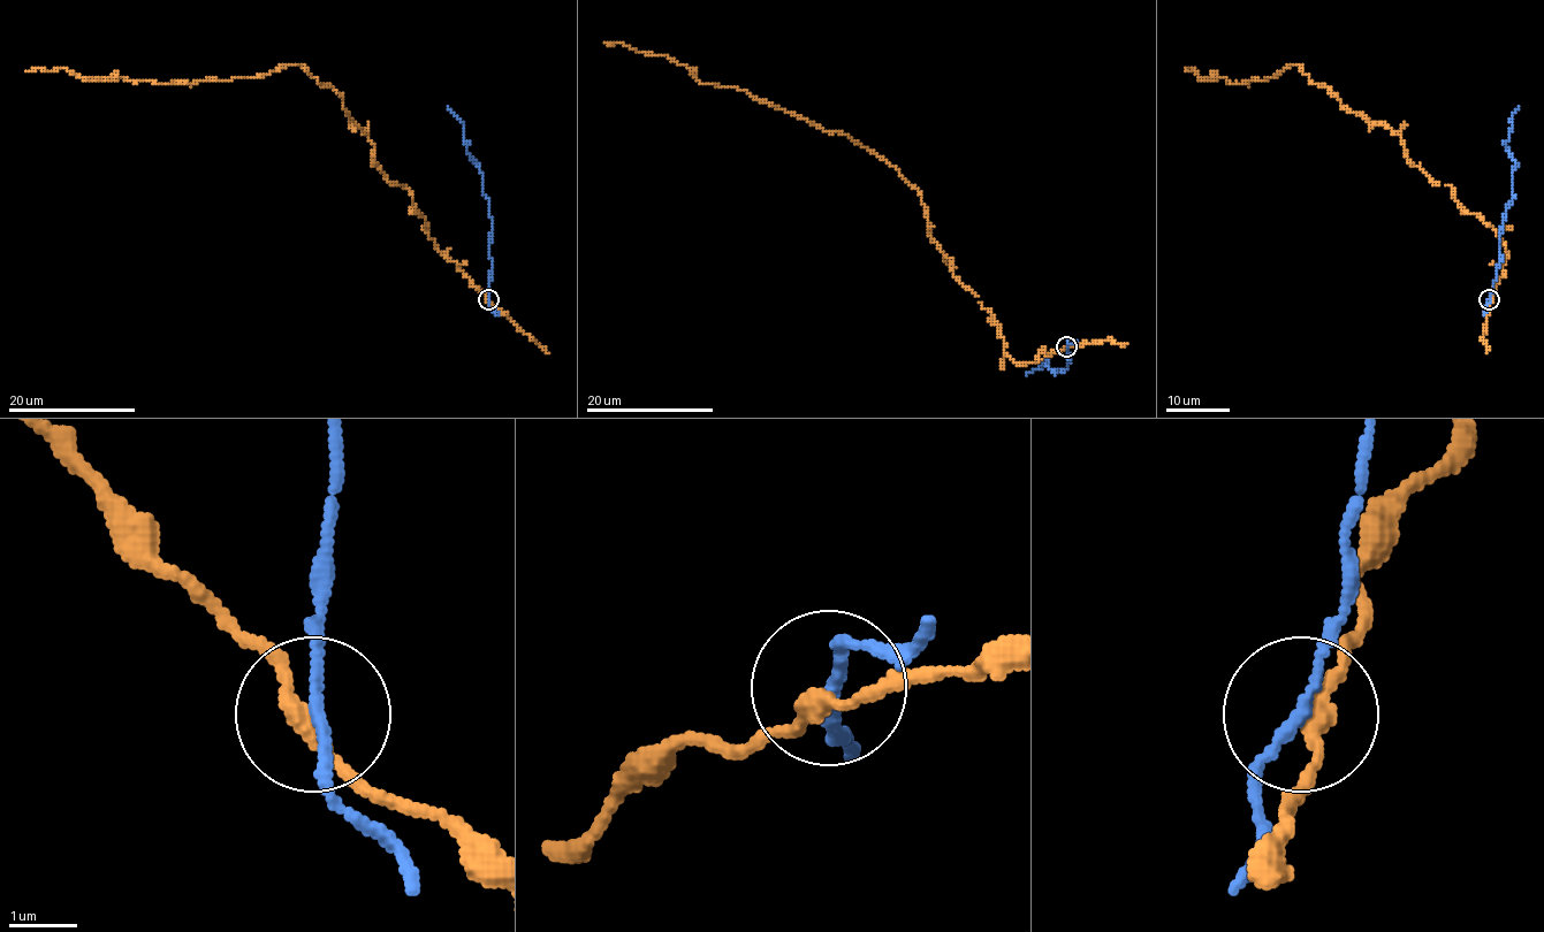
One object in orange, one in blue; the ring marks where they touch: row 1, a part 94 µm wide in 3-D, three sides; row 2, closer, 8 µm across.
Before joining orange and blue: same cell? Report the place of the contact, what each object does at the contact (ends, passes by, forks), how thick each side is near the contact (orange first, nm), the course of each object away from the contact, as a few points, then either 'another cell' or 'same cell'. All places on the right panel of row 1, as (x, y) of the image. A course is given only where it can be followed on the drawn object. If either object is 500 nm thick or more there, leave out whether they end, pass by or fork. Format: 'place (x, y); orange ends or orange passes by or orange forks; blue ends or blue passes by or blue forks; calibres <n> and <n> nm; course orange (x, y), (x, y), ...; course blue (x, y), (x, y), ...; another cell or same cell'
place (1489, 299); orange passes by; blue passes by; calibres 220 and 150 nm; course orange (1490, 300), (1506, 250), (1450, 186), (1407, 159), (1400, 134), (1349, 112), (1299, 65), (1248, 83), (1186, 70); course blue (1489, 300), (1501, 257), (1500, 227), (1514, 197), (1514, 162), (1506, 147), (1511, 115), (1519, 107); another cell

